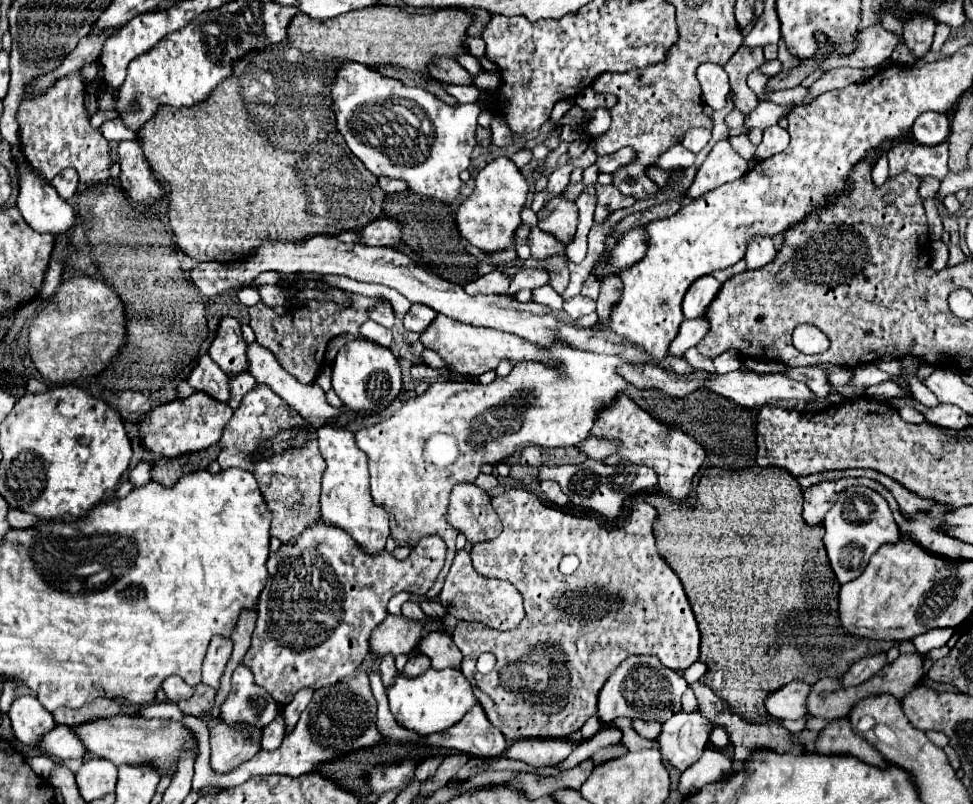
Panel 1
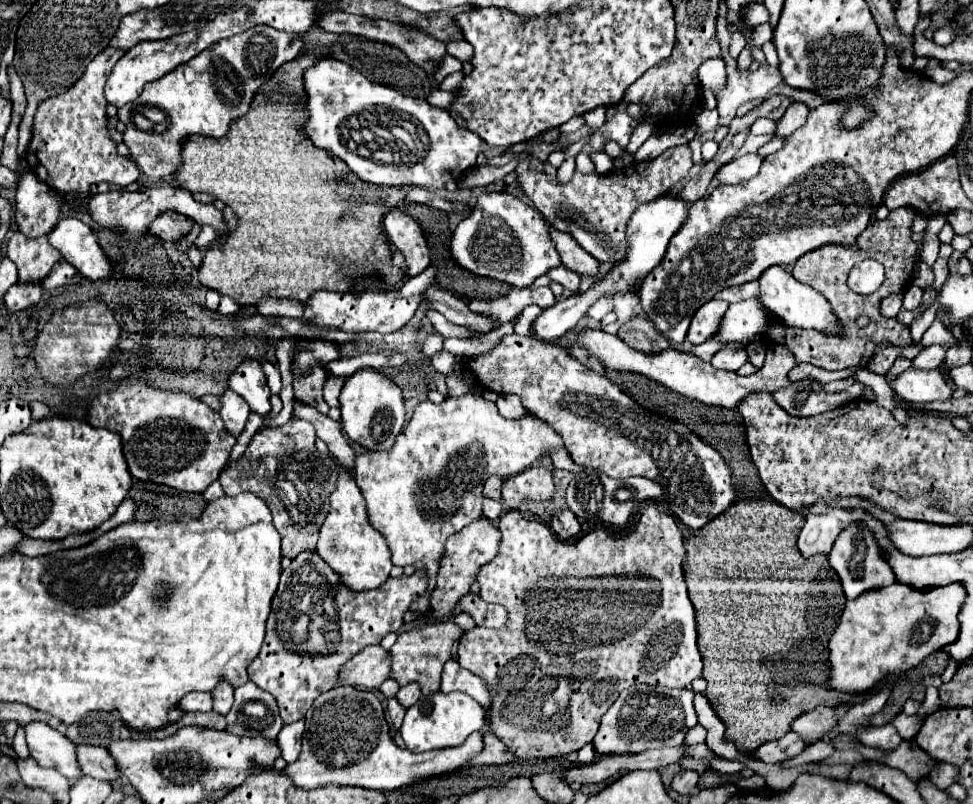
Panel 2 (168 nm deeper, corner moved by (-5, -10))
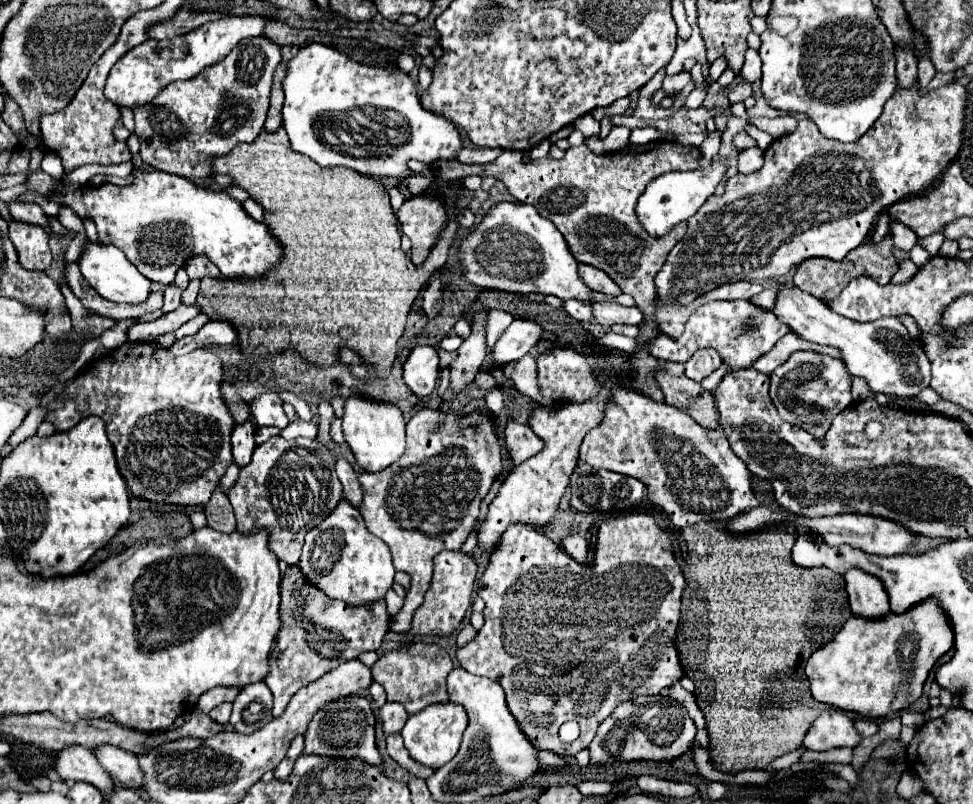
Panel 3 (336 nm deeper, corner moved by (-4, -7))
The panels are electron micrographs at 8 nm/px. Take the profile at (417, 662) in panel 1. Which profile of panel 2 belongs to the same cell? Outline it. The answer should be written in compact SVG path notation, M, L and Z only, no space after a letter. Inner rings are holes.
M409 683L409 685L403 685L397 693L397 699L401 705L405 707L411 707L413 703L417 703L421 697L421 691L419 691L419 685L417 683Z

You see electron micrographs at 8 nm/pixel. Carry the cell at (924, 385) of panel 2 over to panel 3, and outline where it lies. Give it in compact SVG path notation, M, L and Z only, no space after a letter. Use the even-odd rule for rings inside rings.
M778 286L778 302L774 306L776 316L788 324L798 336L808 342L834 346L840 350L840 358L848 374L864 378L872 392L884 392L888 396L916 396L922 388L930 384L930 360L926 358L918 340L914 340L906 326L898 318L878 318L874 322L852 322L844 316L836 316L822 300L812 294L802 292L796 286ZM912 362L918 364L918 370L904 372Z

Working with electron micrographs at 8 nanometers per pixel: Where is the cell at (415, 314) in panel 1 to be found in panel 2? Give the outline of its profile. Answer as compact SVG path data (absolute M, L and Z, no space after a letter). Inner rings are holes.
M427 333L425 339L421 341L421 351L427 355L427 357L433 357L435 353L441 351L441 343L443 343L443 337L439 333Z

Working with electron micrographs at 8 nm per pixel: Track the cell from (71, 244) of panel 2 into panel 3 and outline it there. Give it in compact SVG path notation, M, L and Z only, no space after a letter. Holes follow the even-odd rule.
M86 244L86 250L80 258L80 270L82 276L94 286L94 290L110 300L110 302L124 302L124 304L140 304L146 302L146 298L152 292L152 282L144 278L136 266L114 246L104 246L104 244Z

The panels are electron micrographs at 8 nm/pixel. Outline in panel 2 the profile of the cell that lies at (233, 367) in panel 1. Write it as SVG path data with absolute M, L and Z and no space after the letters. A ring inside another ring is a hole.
M245 359L243 363L239 363L237 369L233 373L229 373L227 385L229 385L229 389L239 393L249 403L251 411L261 413L261 415L269 413L271 391L269 391L265 373L259 367L259 361Z

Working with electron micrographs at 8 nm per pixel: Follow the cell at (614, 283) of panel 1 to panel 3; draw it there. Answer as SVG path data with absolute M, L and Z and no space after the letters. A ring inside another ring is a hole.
M664 362L666 372L658 372L658 384L662 386L666 404L686 412L692 416L700 426L718 430L718 412L714 406L714 398L706 392L698 382L688 380L684 374L684 364Z

